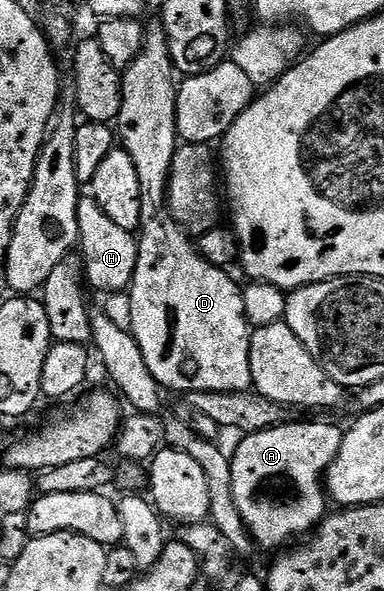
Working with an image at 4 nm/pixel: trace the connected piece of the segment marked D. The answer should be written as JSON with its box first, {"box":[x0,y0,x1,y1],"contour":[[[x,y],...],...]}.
{"box":[115,19,253,393],"contour":[[[153,19],[145,25],[145,36],[139,55],[121,73],[123,107],[115,122],[115,137],[120,148],[131,155],[135,171],[139,174],[139,191],[143,195],[143,215],[137,237],[139,259],[133,283],[127,290],[131,330],[151,375],[155,375],[162,390],[174,389],[177,393],[247,393],[253,389],[249,338],[251,326],[243,311],[242,286],[228,277],[226,270],[208,262],[201,254],[194,238],[182,229],[181,224],[169,213],[167,194],[169,172],[173,156],[179,148],[176,129],[176,99],[179,81],[175,76],[173,61],[169,57],[169,44],[160,20]]]}

